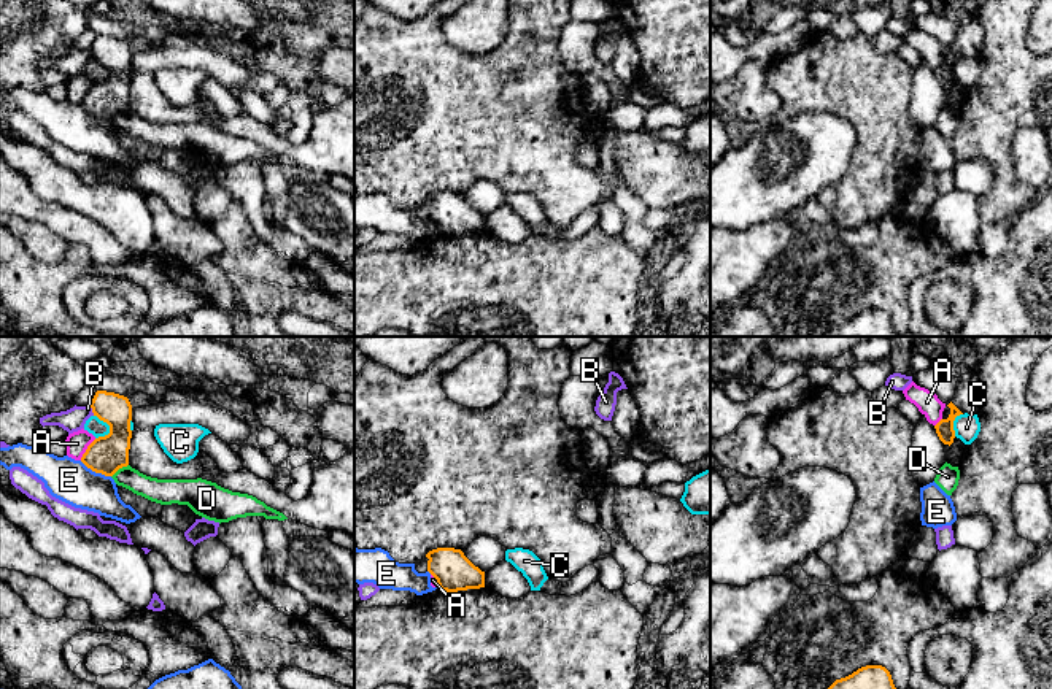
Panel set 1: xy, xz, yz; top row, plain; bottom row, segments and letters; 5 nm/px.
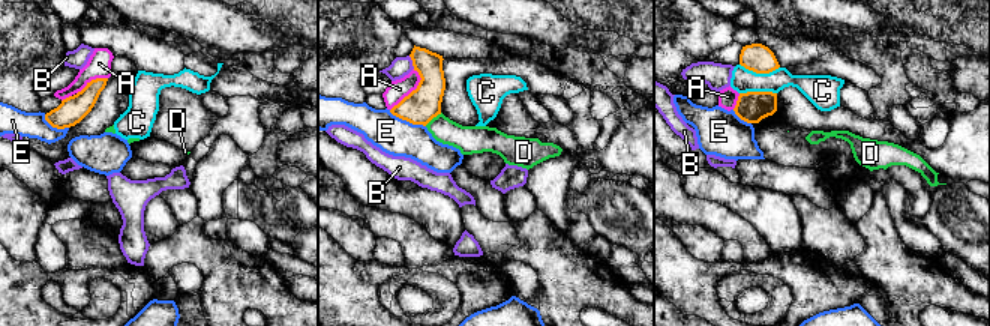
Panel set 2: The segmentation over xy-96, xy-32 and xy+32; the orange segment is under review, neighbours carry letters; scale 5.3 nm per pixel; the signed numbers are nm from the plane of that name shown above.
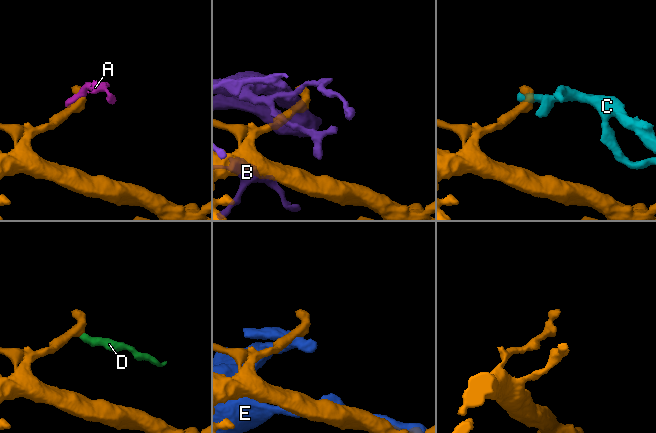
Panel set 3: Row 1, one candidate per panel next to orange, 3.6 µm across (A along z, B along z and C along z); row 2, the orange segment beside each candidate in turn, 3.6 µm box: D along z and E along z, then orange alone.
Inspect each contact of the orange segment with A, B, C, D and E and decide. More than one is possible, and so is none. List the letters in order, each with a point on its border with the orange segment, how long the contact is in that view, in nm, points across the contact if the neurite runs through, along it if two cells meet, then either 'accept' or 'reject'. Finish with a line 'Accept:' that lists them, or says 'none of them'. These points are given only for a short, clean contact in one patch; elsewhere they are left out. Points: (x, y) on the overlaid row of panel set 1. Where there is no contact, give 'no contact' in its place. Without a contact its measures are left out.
A: contact xy (86, 450); length 140 nm; border xy (96, 438), (80, 459); reject
B: contact xy (92, 410); length 60 nm; reject
C: contact xy (107, 423); length 130 nm; reject
D: contact xy (119, 467); length 110 nm; border xy (127, 464), (112, 477); reject
E: contact xy (96, 472); length 180 nm; reject
Accept: none of them

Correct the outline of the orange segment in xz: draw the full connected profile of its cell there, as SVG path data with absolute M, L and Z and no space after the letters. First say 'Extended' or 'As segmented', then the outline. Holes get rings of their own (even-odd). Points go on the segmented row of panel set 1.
As segmented. M437 548L426 557L427 572L437 579L439 589L458 592L485 587L485 572L475 567L461 549Z

